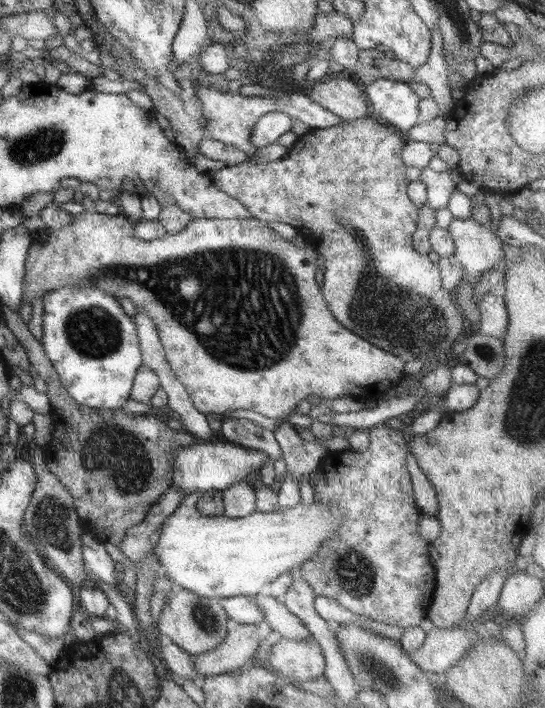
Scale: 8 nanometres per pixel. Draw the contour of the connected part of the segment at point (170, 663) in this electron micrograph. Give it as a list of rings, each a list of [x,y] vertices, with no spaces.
[[[160,635],[159,644],[165,666],[179,685],[184,680],[194,680],[196,683],[202,681],[202,676],[194,668],[193,658],[183,648],[174,644],[166,635]]]

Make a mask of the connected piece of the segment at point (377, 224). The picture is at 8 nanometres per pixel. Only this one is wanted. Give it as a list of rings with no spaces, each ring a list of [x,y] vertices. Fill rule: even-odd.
[[[366,116],[350,122],[340,123],[330,128],[308,130],[307,133],[300,135],[296,139],[292,148],[289,148],[286,155],[280,160],[268,161],[268,164],[257,164],[247,159],[240,164],[226,166],[214,171],[210,177],[212,182],[222,192],[239,200],[255,219],[265,222],[282,222],[293,226],[298,231],[298,235],[302,235],[309,246],[314,247],[324,256],[324,281],[321,288],[323,298],[332,316],[342,326],[346,326],[348,330],[358,334],[358,336],[371,342],[374,346],[390,352],[394,356],[398,356],[398,358],[404,360],[405,364],[418,360],[422,361],[426,366],[434,366],[439,363],[449,363],[453,345],[463,338],[464,316],[457,305],[454,293],[442,288],[440,267],[430,261],[428,255],[416,252],[416,249],[413,247],[412,235],[417,227],[419,208],[416,208],[416,205],[407,195],[407,186],[410,181],[406,177],[407,166],[401,157],[404,145],[403,137],[399,132],[384,122],[378,122],[370,116]]]

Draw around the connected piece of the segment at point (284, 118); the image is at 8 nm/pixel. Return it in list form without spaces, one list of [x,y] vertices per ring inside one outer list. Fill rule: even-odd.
[[[267,112],[261,116],[252,128],[250,142],[256,147],[267,147],[276,143],[278,138],[292,130],[295,118],[290,118],[284,112]]]

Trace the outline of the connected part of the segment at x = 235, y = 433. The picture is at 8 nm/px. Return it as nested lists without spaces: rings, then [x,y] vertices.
[[[224,418],[220,432],[230,443],[265,452],[272,459],[282,457],[281,446],[275,440],[273,432],[262,428],[254,421],[245,418]]]

